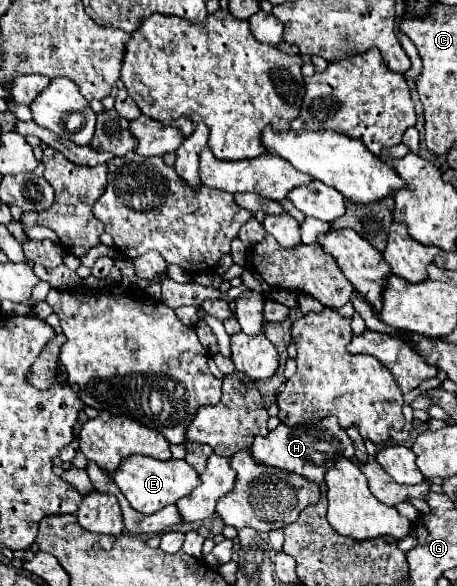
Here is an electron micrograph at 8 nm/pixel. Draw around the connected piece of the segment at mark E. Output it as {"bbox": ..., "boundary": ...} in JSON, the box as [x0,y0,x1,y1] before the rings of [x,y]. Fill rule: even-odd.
{"bbox":[109,455,200,515],"boundary":[[[130,455],[124,463],[120,463],[118,471],[115,472],[109,474],[109,477],[118,485],[118,489],[128,499],[128,503],[144,515],[156,513],[158,509],[176,503],[178,499],[190,495],[196,485],[200,485],[200,477],[194,471],[194,467],[190,467],[182,459],[156,461],[156,459],[144,457],[144,455]]]}

